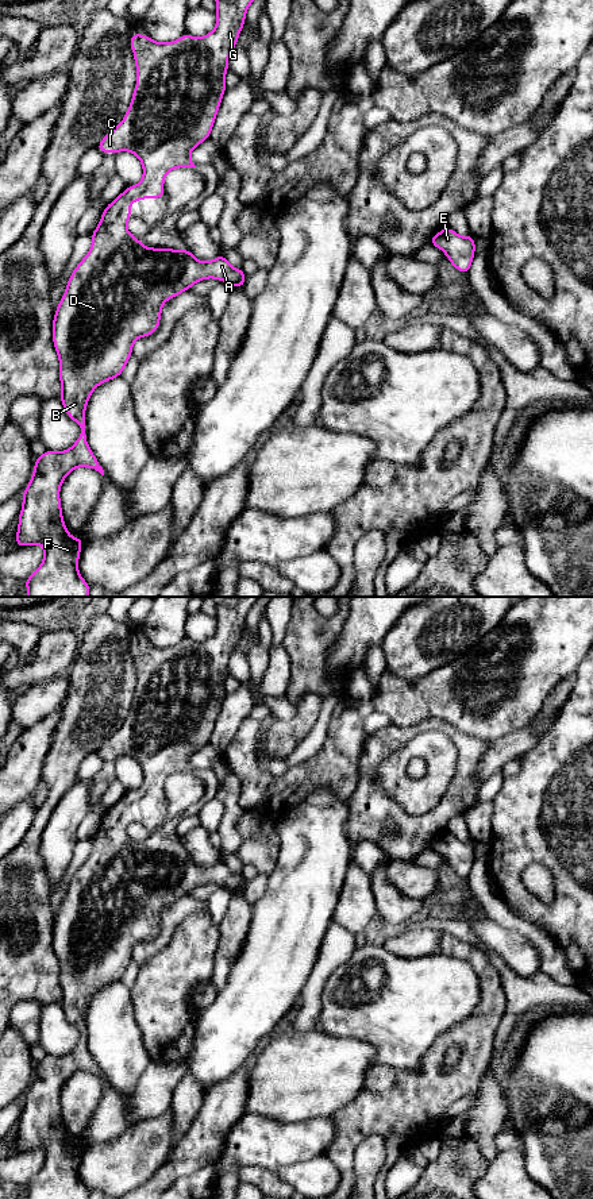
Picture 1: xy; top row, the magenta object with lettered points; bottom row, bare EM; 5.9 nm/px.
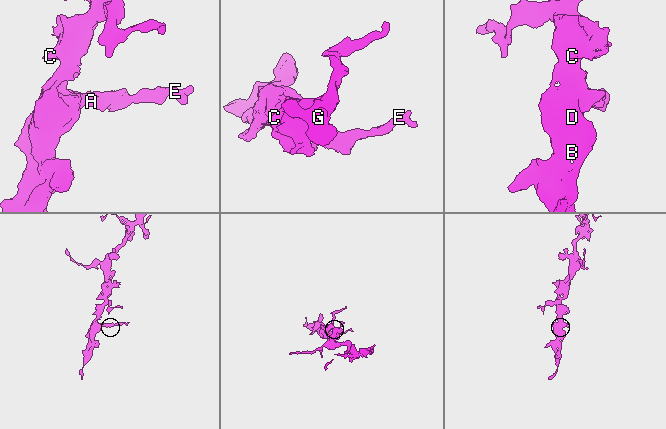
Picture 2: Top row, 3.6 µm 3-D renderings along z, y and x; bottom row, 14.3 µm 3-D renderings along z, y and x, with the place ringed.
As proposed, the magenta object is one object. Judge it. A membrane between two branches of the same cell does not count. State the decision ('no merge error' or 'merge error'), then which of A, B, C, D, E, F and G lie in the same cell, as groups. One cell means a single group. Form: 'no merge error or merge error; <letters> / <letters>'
no merge error; A B C D E F G

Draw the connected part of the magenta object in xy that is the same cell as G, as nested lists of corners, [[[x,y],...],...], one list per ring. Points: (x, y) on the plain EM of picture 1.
[[[193,597],[193,598],[200,598],[200,600],[211,598],[211,600],[215,601],[217,625],[216,625],[216,631],[215,631],[213,636],[207,639],[207,640],[204,640],[204,641],[201,641],[201,643],[193,643],[192,640],[189,640],[186,637],[181,643],[178,643],[177,645],[166,647],[166,648],[158,648],[158,647],[153,645],[151,643],[149,643],[147,640],[143,640],[143,639],[131,639],[130,640],[130,649],[131,649],[131,654],[134,656],[134,664],[135,664],[138,685],[136,685],[136,690],[135,690],[135,694],[134,694],[134,698],[132,698],[130,713],[126,717],[122,728],[119,730],[116,730],[109,739],[107,739],[101,744],[101,747],[96,751],[96,753],[100,757],[103,757],[103,759],[104,757],[115,757],[116,759],[119,756],[134,757],[139,763],[139,766],[140,766],[140,768],[143,771],[143,782],[142,782],[142,784],[140,784],[140,787],[138,790],[127,791],[124,794],[124,797],[122,799],[119,799],[112,807],[109,807],[105,811],[105,814],[103,816],[101,825],[100,825],[99,830],[95,833],[95,836],[92,837],[92,852],[91,852],[89,857],[82,863],[82,865],[76,871],[76,874],[73,875],[72,880],[69,882],[66,895],[65,895],[65,898],[63,898],[63,901],[62,901],[62,903],[61,903],[61,906],[59,906],[59,909],[57,911],[57,915],[54,917],[53,948],[54,948],[55,957],[57,957],[57,960],[59,963],[59,987],[61,987],[61,991],[62,991],[62,998],[59,1001],[59,1005],[63,1009],[63,1013],[65,1013],[68,1021],[74,1028],[77,1028],[80,1030],[81,1038],[77,1042],[77,1045],[76,1045],[76,1048],[73,1049],[72,1053],[68,1053],[65,1056],[58,1056],[58,1057],[46,1055],[41,1061],[38,1061],[35,1064],[32,1082],[31,1082],[27,1092],[24,1094],[24,1096],[22,1099],[23,1111],[22,1111],[20,1118],[19,1118],[19,1129],[18,1129],[18,1137],[16,1137],[15,1148],[16,1148],[18,1152],[27,1152],[27,1150],[34,1150],[34,1149],[41,1149],[45,1153],[43,1167],[41,1168],[41,1171],[28,1183],[24,1184],[26,1192],[27,1192],[27,1199],[89,1199],[89,1195],[91,1195],[91,1191],[78,1179],[78,1163],[80,1163],[80,1157],[81,1157],[84,1145],[80,1144],[80,1142],[70,1141],[69,1136],[65,1131],[65,1127],[63,1127],[65,1125],[63,1125],[62,1115],[61,1115],[62,1110],[61,1110],[61,1104],[59,1104],[59,1095],[61,1095],[61,1090],[65,1086],[66,1080],[70,1076],[73,1076],[74,1073],[77,1073],[77,1072],[89,1072],[89,1073],[93,1073],[96,1076],[99,1076],[101,1080],[104,1080],[104,1075],[100,1071],[99,1065],[96,1064],[95,1059],[91,1056],[91,1053],[88,1050],[86,1040],[85,1040],[85,1022],[84,1022],[84,1019],[85,1019],[85,1015],[86,1015],[86,1010],[88,1010],[89,1002],[92,1001],[95,992],[103,990],[105,986],[113,984],[113,983],[116,983],[116,982],[123,979],[123,975],[124,975],[124,972],[126,972],[126,969],[127,969],[127,967],[128,967],[128,964],[130,964],[130,961],[132,959],[134,947],[136,944],[139,944],[139,942],[150,941],[158,934],[159,926],[161,926],[162,910],[163,910],[163,907],[166,905],[174,903],[180,898],[189,895],[193,888],[196,888],[199,886],[203,886],[203,884],[207,884],[207,883],[220,884],[220,886],[231,890],[232,892],[243,892],[244,886],[247,883],[247,880],[243,878],[243,875],[232,872],[228,868],[228,865],[226,864],[224,860],[219,859],[213,865],[201,867],[201,865],[197,865],[196,861],[188,853],[186,855],[173,855],[173,853],[145,852],[140,848],[140,844],[134,843],[127,834],[127,826],[131,822],[131,807],[132,806],[139,806],[139,805],[143,805],[143,803],[162,803],[165,801],[165,795],[163,795],[165,780],[172,774],[177,774],[177,772],[196,772],[195,768],[190,764],[190,756],[196,751],[199,751],[200,748],[203,748],[204,745],[207,745],[209,743],[209,739],[212,736],[216,720],[219,717],[222,702],[223,702],[223,699],[227,695],[226,689],[224,689],[224,681],[230,675],[228,674],[230,658],[236,651],[240,635],[244,631],[246,617],[247,617],[250,609],[257,604],[259,597],[242,597],[239,600],[235,600],[234,597]]]

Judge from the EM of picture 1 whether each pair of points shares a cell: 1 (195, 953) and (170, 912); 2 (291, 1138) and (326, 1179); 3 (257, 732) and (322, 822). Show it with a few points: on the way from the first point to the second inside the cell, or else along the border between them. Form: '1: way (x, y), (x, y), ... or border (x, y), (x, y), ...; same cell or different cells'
1: border (207, 910), (199, 914), (189, 914), (160, 951); different cells
2: border (323, 1153), (278, 1168); different cells
3: border (335, 791), (328, 787), (312, 787), (280, 817); different cells

